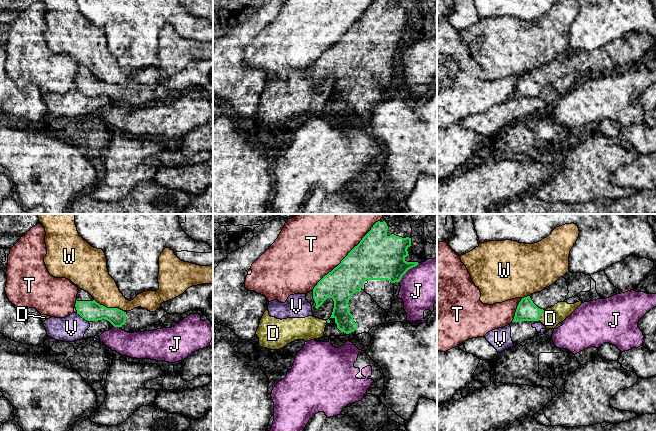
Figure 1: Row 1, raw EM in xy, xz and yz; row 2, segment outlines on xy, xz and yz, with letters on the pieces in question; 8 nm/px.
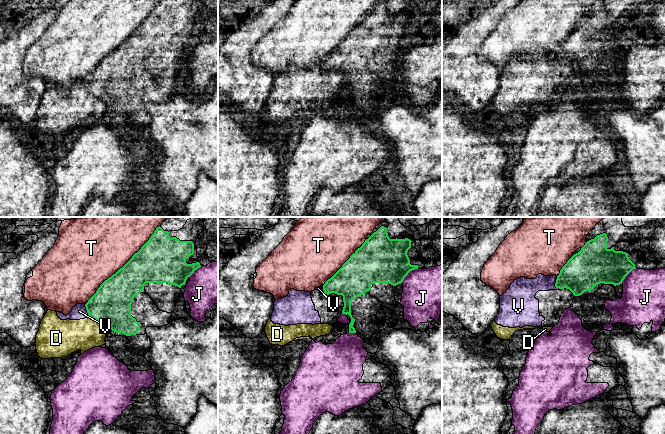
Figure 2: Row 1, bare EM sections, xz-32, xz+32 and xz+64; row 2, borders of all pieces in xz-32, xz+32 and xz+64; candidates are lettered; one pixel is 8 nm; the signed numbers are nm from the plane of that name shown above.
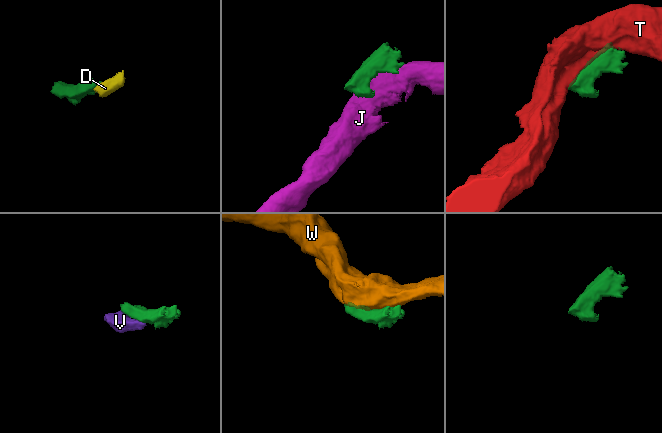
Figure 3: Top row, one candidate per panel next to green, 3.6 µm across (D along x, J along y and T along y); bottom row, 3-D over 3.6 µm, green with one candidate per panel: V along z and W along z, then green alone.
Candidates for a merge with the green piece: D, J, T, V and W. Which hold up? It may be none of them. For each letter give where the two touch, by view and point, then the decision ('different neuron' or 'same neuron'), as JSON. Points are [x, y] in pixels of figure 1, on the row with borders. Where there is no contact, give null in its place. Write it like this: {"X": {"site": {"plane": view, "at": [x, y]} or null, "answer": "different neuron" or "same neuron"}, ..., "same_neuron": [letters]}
{"D": {"site": {"plane": "yz", "at": [540, 315]}, "answer": "different neuron"}, "J": {"site": {"plane": "xz", "at": [407, 270]}, "answer": "different neuron"}, "T": {"site": {"plane": "xz", "at": [346, 256]}, "answer": "different neuron"}, "V": {"site": {"plane": "xy", "at": [82, 317]}, "answer": "different neuron"}, "W": {"site": {"plane": "xy", "at": [108, 308]}, "answer": "different neuron"}, "same_neuron": []}

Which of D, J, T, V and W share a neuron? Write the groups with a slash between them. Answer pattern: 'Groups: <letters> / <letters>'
Groups: D V / J / T / W

